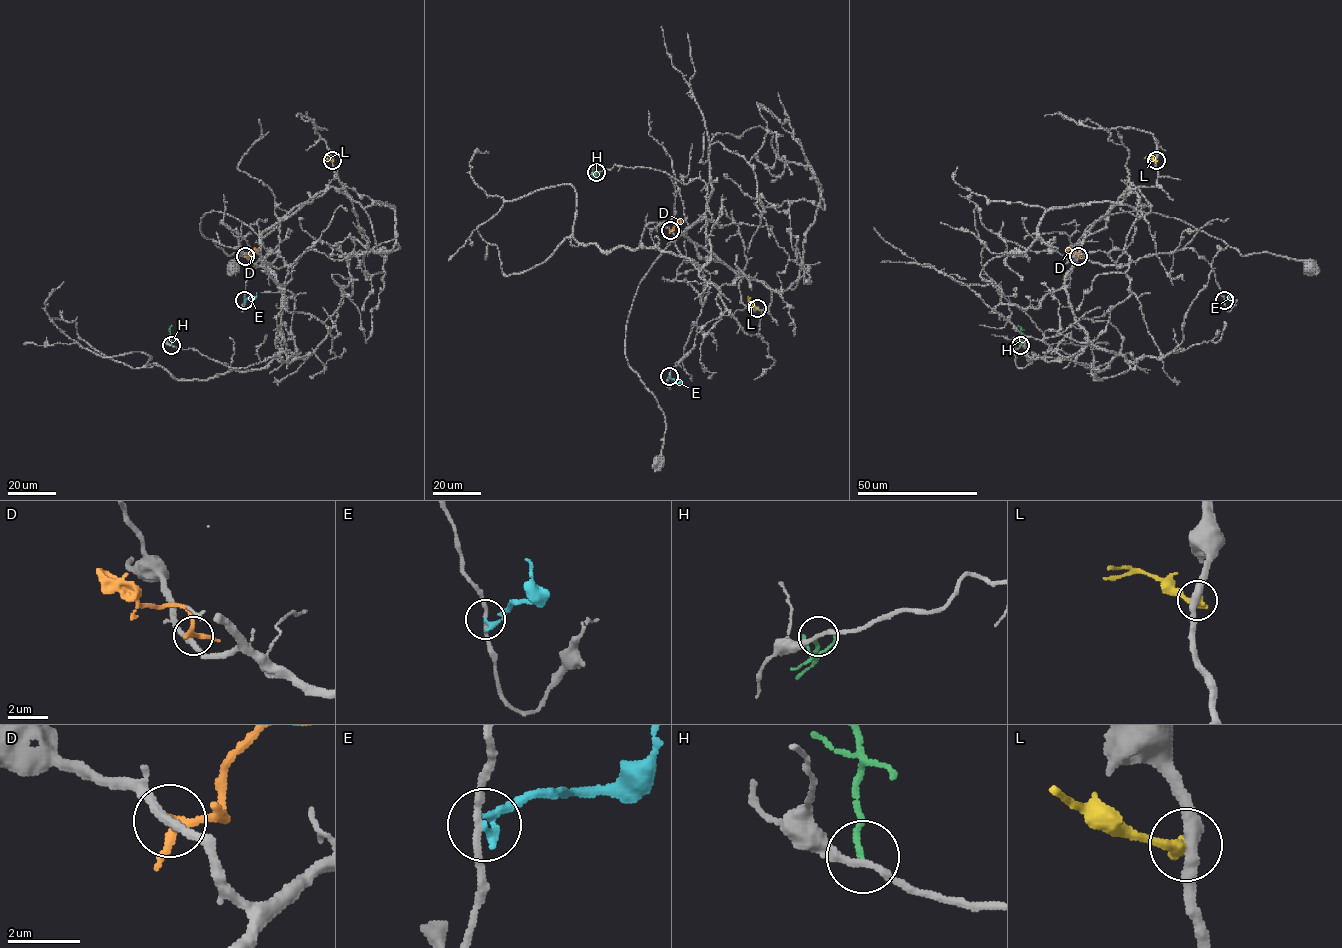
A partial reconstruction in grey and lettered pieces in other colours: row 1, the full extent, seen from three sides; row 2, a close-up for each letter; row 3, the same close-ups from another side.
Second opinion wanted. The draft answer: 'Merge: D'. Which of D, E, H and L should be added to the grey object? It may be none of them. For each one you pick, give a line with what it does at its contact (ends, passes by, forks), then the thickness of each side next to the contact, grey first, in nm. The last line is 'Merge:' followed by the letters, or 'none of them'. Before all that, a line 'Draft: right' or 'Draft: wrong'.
Draft: wrong
Merge: none of them

